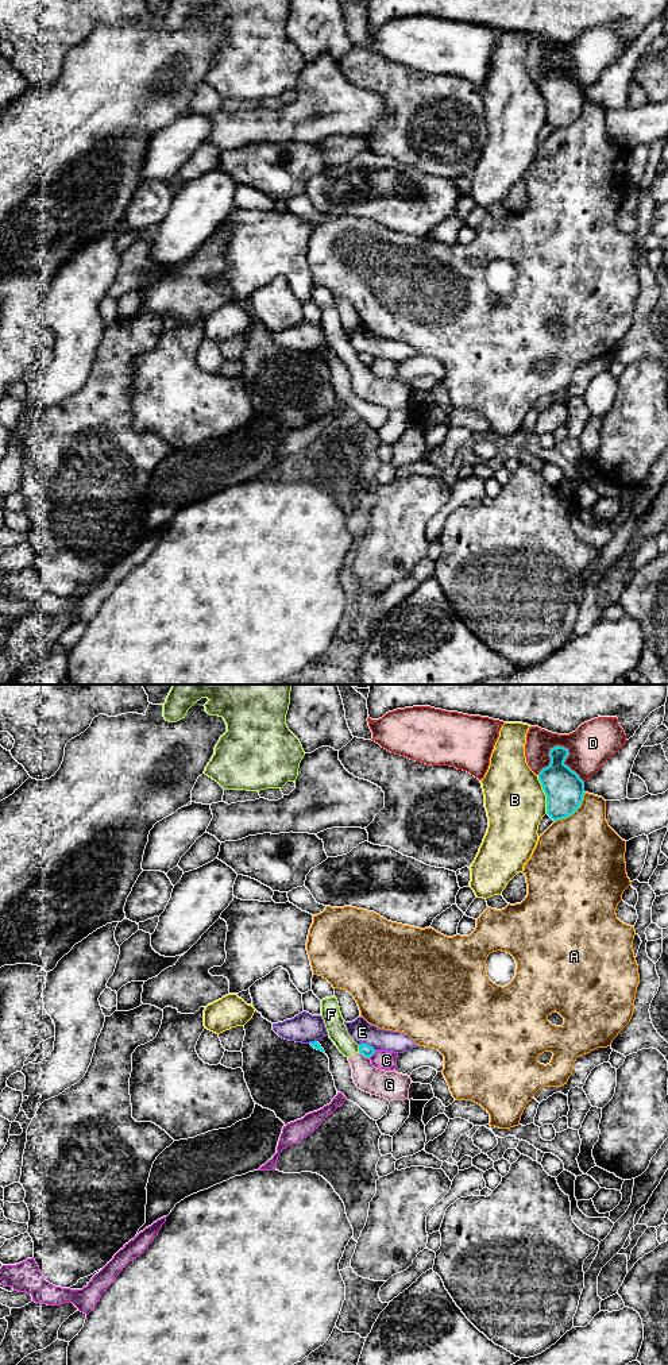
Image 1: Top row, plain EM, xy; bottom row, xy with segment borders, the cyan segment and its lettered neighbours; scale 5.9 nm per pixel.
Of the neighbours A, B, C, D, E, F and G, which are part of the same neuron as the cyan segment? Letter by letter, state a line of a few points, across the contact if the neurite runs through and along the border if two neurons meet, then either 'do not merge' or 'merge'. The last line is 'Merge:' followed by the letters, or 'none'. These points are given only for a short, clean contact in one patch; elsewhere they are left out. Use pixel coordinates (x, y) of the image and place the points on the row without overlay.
A: do not merge
B: do not merge
C: do not merge
D: do not merge
E: do not merge
F: do not merge
G: xy (359, 361), (369, 367) | do not merge
Merge: none

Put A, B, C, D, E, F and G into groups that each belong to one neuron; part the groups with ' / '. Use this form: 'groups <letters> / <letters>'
groups A / B C / D / E / F G

